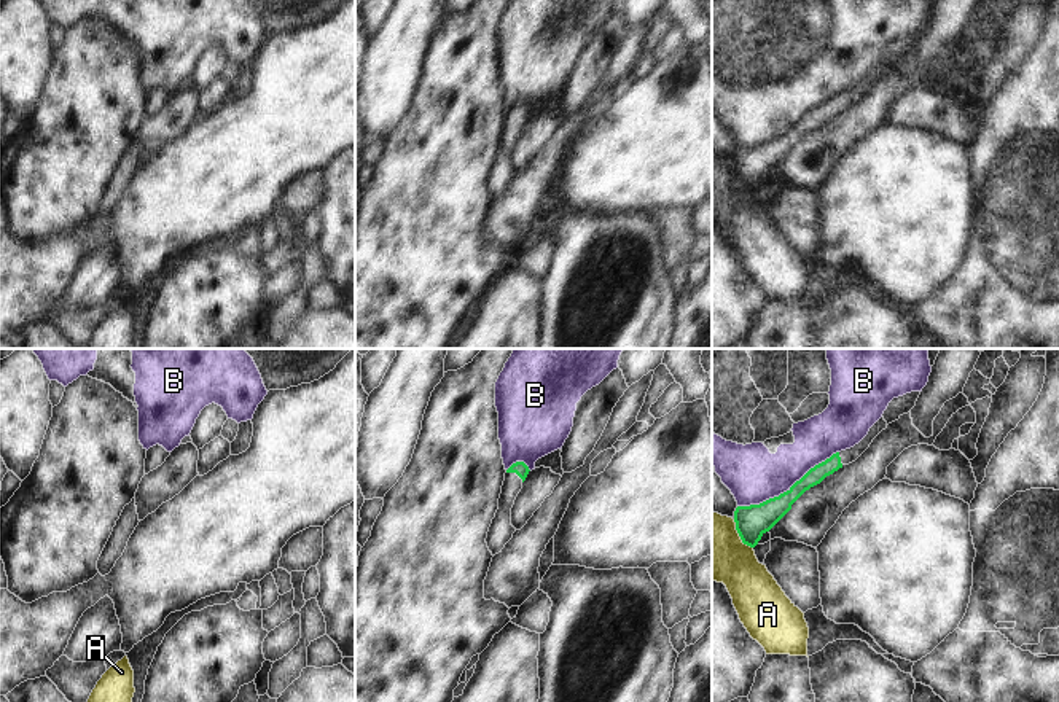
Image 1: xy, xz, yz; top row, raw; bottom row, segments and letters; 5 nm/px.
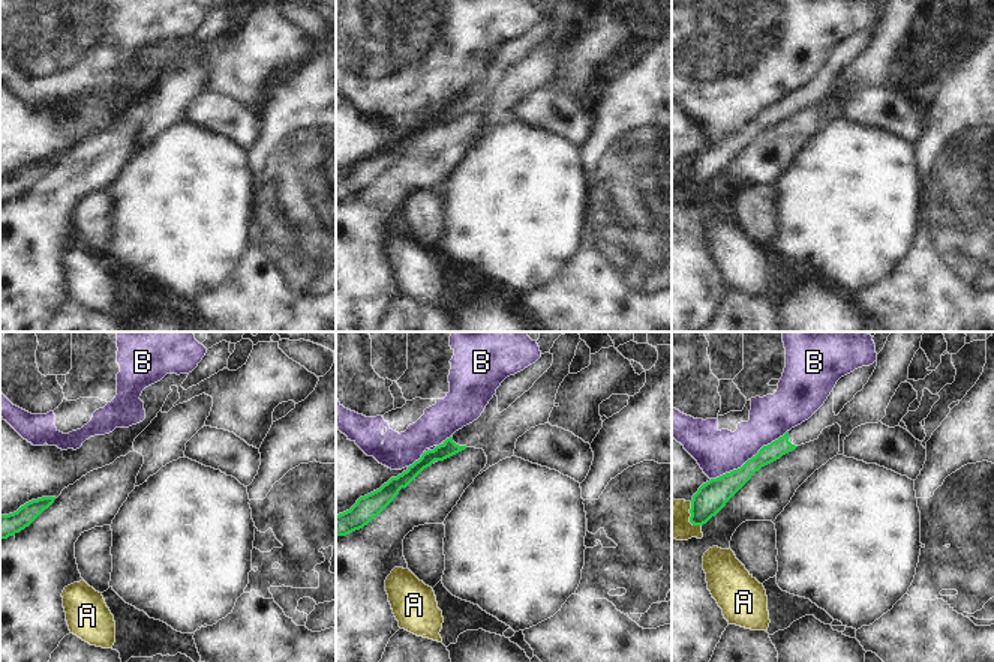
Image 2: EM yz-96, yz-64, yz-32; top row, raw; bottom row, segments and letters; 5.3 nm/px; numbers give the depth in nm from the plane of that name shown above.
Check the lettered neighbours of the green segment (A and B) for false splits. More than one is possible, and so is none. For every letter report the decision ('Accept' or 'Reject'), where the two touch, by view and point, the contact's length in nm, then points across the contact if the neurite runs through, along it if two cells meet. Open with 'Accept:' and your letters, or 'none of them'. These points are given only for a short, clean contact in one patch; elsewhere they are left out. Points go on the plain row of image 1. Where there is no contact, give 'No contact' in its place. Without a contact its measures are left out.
Accept: none of them
A: Reject. Touches green at yz (739, 179). Shared border 180 nm. Boundary: yz (733, 163), (739, 182), (752, 191)
B: Reject. Touches green at yz (787, 134). Shared border 600 nm

